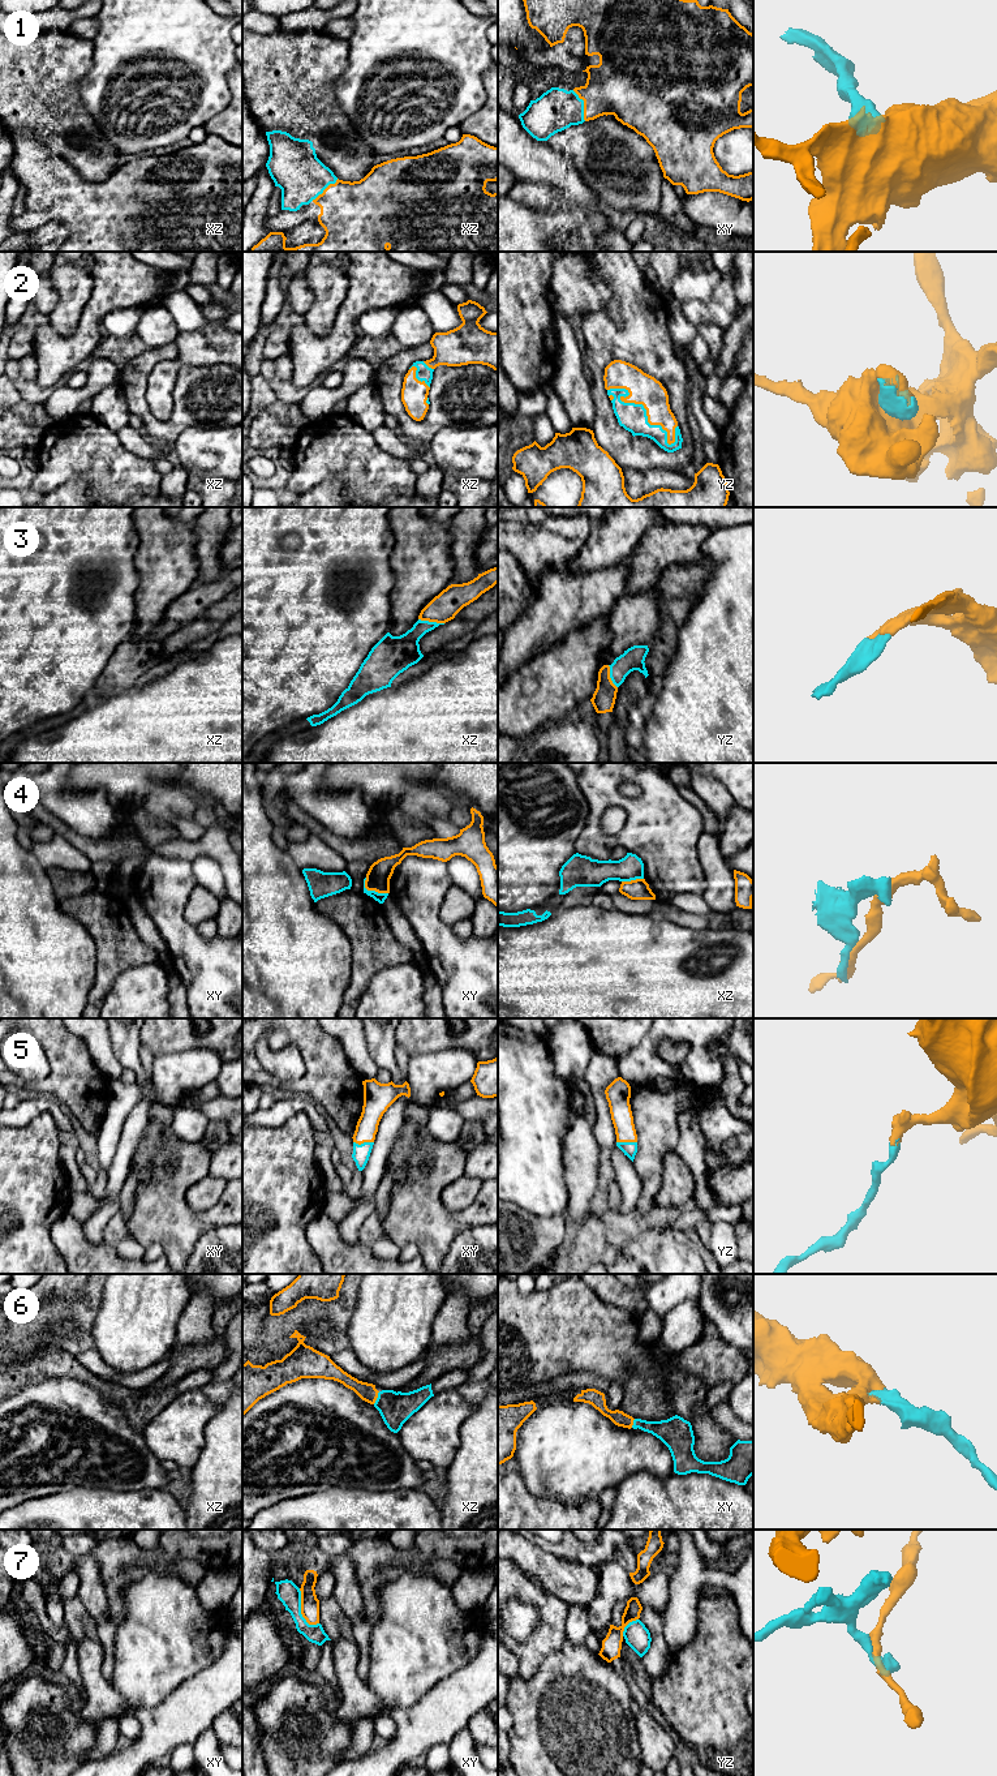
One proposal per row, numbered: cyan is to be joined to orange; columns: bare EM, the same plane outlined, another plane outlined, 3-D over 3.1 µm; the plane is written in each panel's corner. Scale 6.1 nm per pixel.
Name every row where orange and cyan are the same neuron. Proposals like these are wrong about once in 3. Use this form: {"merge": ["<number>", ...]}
{"merge": ["1", "2", "3", "5", "6"]}

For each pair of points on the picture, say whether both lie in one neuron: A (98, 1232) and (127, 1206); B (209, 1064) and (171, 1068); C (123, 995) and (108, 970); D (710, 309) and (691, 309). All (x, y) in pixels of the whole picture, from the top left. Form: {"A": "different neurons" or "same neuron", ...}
{"A": "different neurons", "B": "same neuron", "C": "different neurons", "D": "same neuron"}

